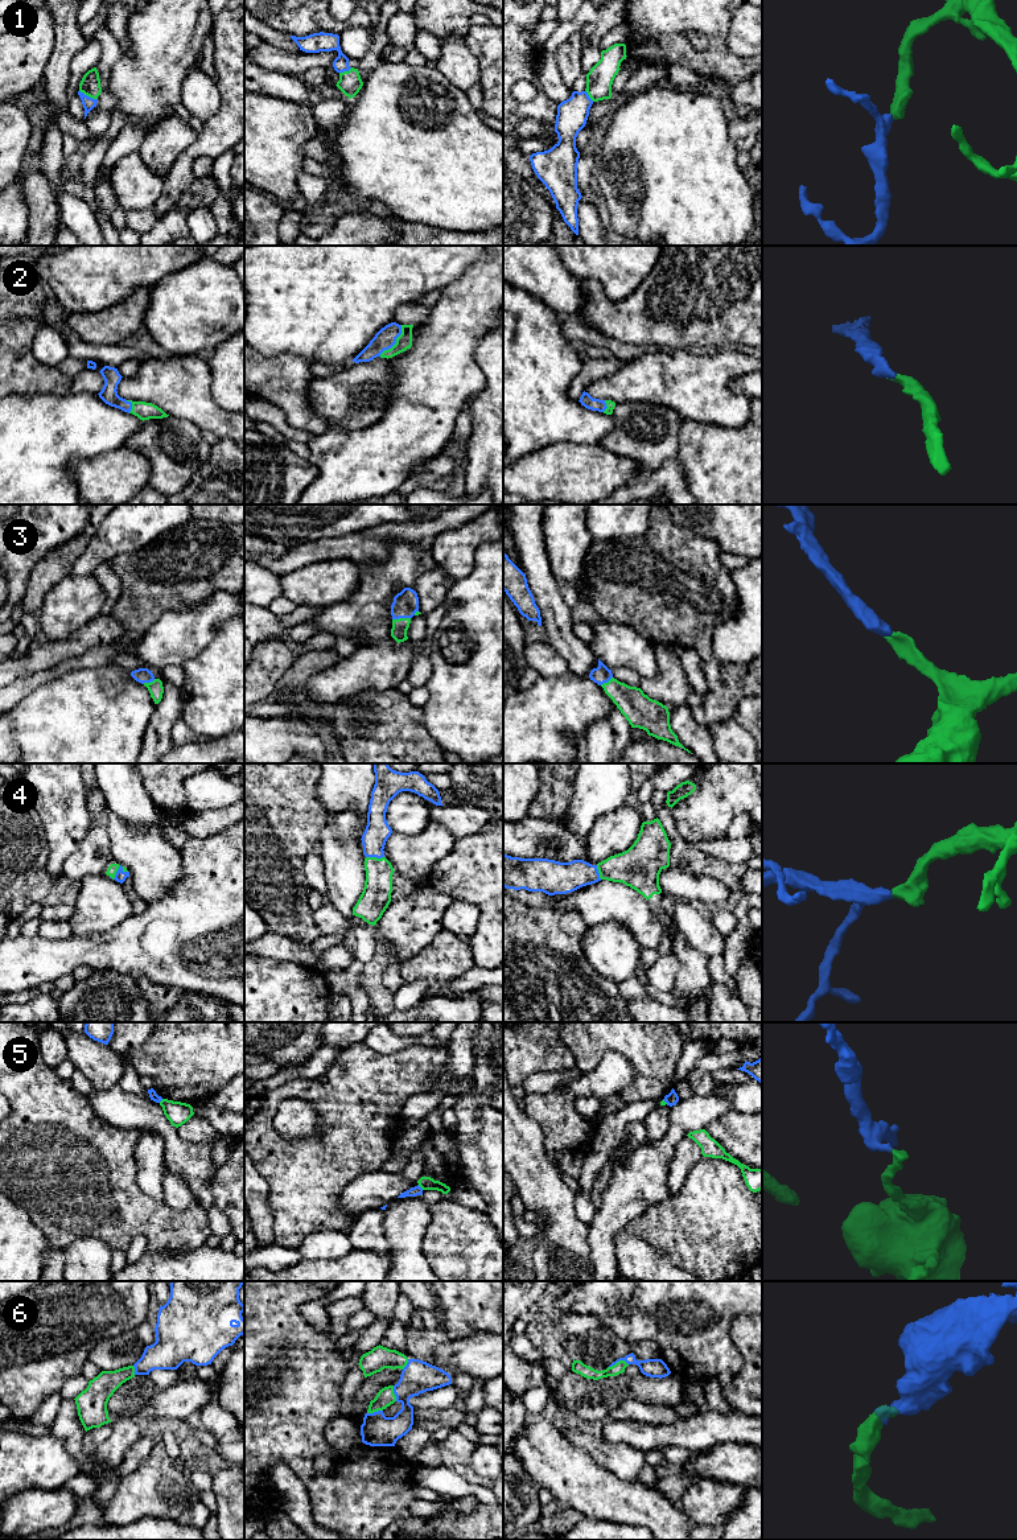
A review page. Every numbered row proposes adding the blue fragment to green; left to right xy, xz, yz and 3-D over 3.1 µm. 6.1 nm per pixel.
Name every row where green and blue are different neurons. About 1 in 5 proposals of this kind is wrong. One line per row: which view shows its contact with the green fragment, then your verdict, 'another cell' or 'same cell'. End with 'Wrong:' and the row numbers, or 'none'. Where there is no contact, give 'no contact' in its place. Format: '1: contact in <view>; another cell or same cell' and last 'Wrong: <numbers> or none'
1: contact in xy; same cell
2: contact in xz; same cell
3: contact in xz; same cell
4: contact in xy; same cell
5: contact in xz; another cell
6: contact in yz; same cell
Wrong: 5

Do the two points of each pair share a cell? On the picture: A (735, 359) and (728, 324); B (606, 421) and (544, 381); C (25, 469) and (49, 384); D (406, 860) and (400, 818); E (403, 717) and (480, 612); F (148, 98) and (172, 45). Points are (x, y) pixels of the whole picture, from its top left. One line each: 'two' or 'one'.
A: two
B: one
C: two
D: two
E: two
F: one

